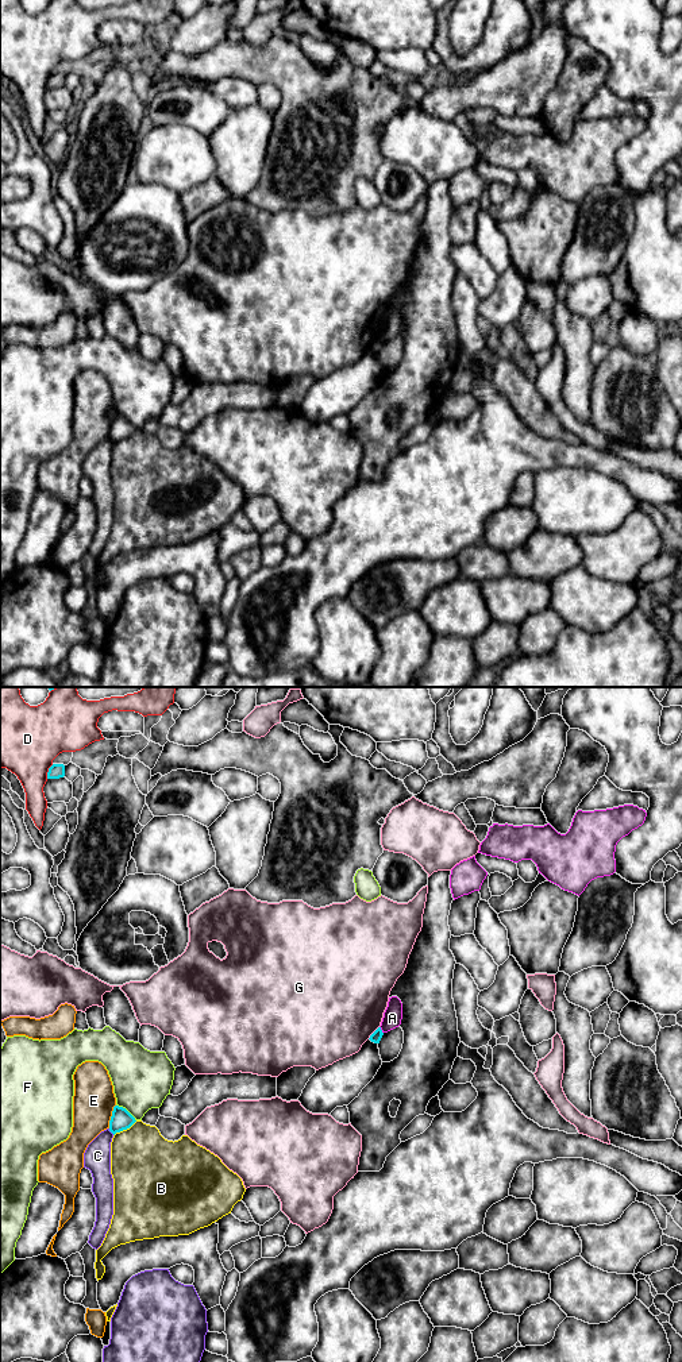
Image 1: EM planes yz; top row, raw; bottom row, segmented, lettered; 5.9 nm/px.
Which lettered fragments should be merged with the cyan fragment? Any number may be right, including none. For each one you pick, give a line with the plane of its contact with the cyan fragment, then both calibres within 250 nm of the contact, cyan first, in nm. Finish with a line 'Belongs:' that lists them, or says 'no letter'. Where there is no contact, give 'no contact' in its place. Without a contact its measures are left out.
Belongs: no letter

